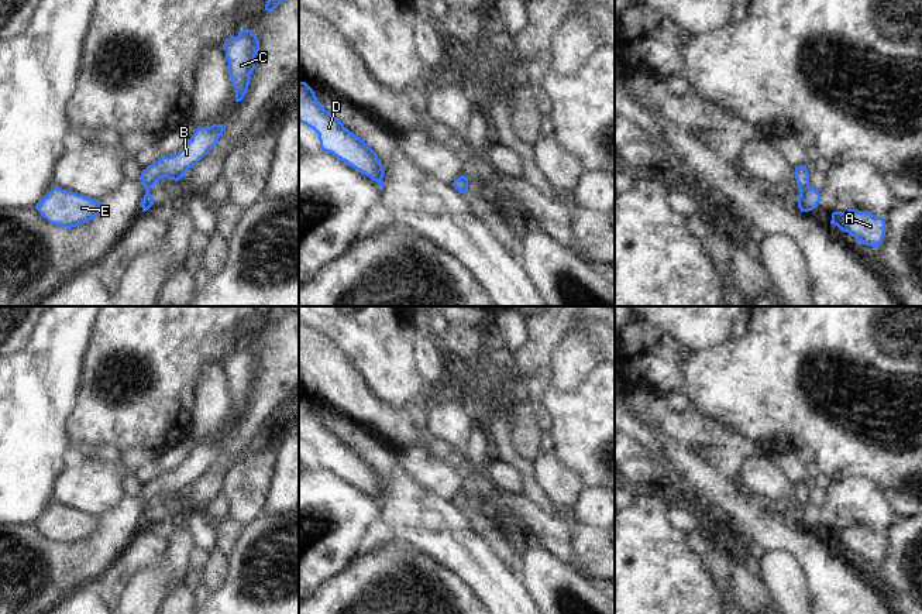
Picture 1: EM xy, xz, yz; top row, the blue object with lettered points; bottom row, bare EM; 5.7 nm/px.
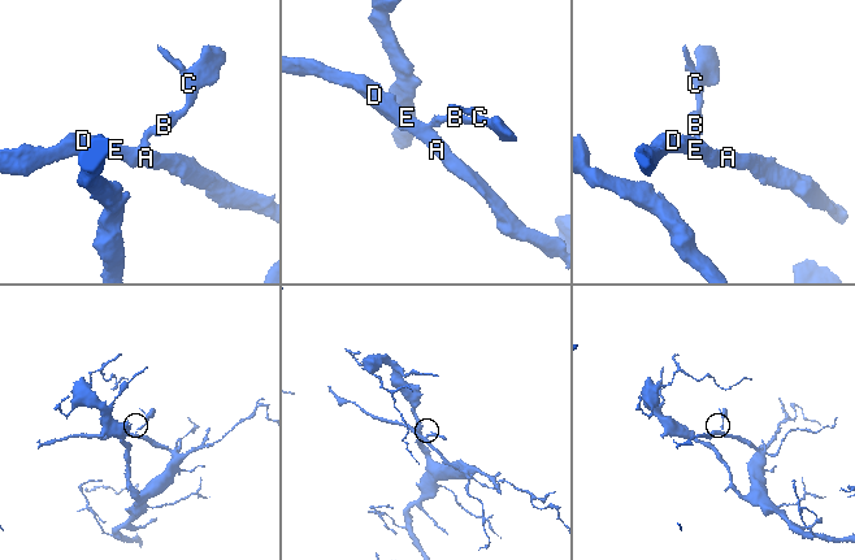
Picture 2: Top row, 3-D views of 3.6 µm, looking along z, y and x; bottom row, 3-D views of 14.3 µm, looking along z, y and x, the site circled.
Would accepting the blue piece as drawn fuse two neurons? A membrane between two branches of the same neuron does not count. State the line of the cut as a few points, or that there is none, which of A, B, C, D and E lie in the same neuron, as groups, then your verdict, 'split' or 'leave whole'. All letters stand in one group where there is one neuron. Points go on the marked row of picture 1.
no cut | A B C D E | leave whole

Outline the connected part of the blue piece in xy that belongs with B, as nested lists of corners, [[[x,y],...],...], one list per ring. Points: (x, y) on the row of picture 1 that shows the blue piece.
[[[224,124],[197,127],[192,138],[178,154],[162,157],[142,169],[141,181],[145,189],[144,199],[140,203],[142,212],[147,212],[154,205],[149,189],[162,178],[173,181],[183,178],[217,144],[224,127]]]

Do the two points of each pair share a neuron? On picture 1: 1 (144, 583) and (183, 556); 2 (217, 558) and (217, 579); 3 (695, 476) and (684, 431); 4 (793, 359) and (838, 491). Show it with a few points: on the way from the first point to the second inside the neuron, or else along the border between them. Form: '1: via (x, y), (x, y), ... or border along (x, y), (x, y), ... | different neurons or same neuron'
1: via (154, 583), (174, 566) | same neuron
2: via (217, 563), (217, 573) | same neuron
3: border along (663, 426), (671, 436), (698, 452), (715, 467) | different neurons
4: border along (832, 477), (867, 479) | different neurons

